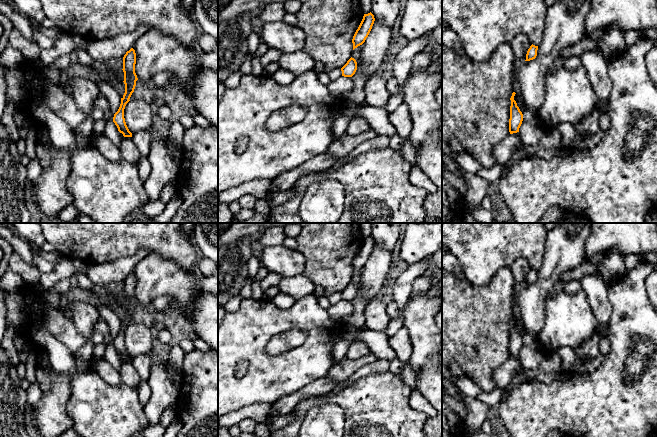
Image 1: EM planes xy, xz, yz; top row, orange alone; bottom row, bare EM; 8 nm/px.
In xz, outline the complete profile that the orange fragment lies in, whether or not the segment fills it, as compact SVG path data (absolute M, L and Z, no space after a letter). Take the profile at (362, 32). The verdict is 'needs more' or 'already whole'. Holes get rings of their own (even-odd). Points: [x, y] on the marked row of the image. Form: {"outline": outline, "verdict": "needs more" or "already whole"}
{"outline": "M371 12L368 14L364 14L363 19L352 39L353 50L365 42L372 29L374 21L374 15Z", "verdict": "already whole"}

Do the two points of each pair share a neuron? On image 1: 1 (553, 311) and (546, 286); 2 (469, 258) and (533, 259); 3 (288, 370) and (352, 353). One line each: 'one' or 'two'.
1: two
2: one
3: two

